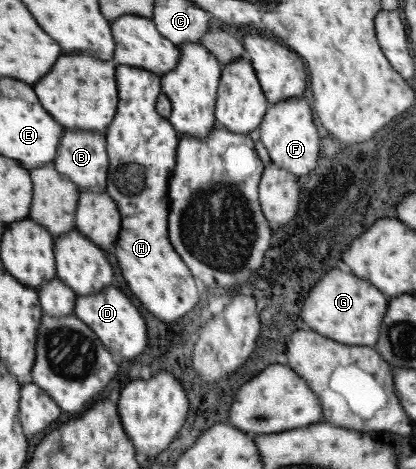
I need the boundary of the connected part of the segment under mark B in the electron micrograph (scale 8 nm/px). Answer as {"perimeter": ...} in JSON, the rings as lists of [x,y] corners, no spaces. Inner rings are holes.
{"perimeter":[[[64,129],[52,162],[54,163],[54,169],[63,177],[68,178],[79,190],[105,190],[109,162],[106,155],[105,137],[101,133]]]}

